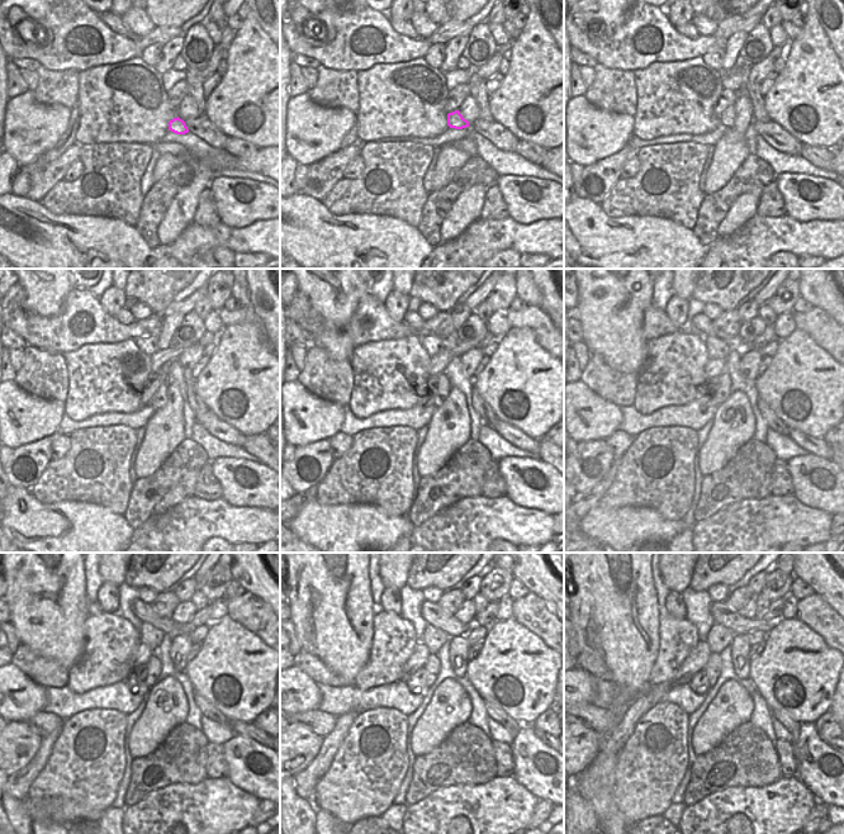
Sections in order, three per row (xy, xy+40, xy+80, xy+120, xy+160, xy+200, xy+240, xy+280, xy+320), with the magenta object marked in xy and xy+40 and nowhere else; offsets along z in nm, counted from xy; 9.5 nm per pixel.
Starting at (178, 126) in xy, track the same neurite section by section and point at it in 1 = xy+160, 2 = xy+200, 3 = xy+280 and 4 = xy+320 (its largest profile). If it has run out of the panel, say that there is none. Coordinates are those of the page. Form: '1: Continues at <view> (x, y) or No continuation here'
1: Continues at xy+160 (444, 387)
2: Continues at xy+200 (724, 391)
3: Continues at xy+280 (432, 666)
4: Continues at xy+320 (714, 666).

